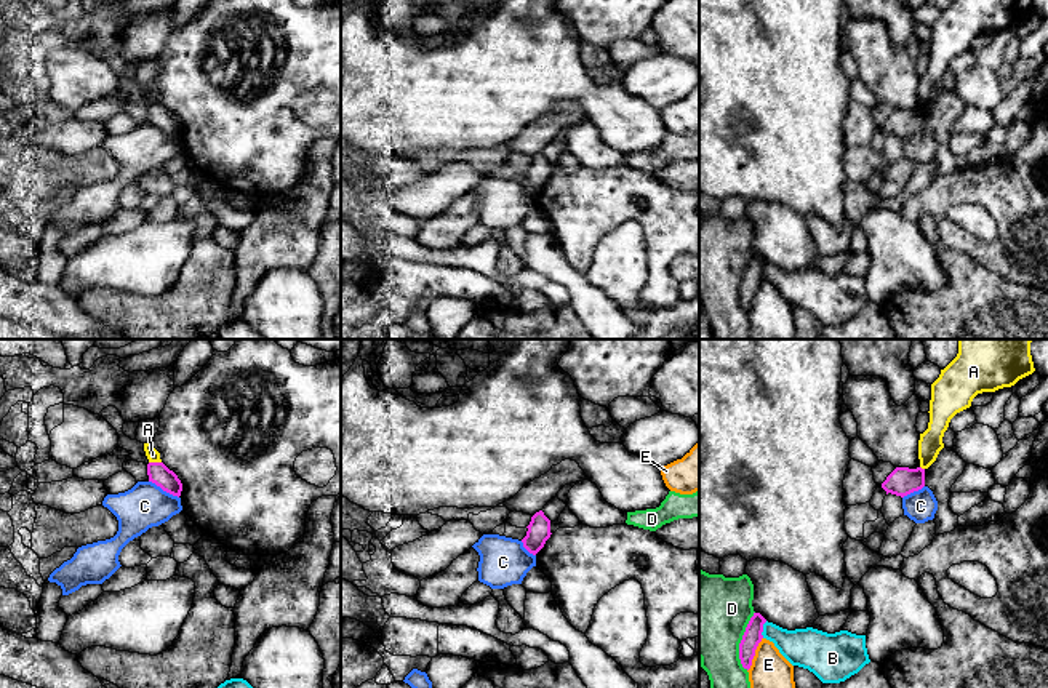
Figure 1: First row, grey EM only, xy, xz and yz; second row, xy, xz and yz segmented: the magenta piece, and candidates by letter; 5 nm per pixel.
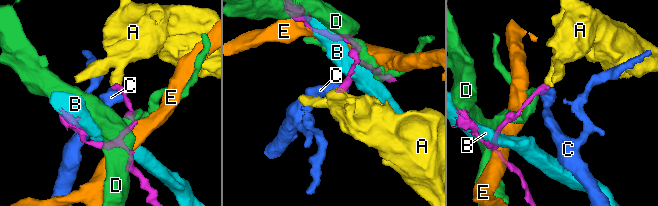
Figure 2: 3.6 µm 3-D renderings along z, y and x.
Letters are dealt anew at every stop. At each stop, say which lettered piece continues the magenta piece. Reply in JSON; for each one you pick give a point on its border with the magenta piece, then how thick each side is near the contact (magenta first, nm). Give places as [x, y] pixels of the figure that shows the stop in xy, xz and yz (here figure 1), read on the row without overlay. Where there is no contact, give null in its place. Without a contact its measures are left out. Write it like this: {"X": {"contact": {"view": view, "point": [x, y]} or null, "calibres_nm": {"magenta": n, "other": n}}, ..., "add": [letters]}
{"add": []}

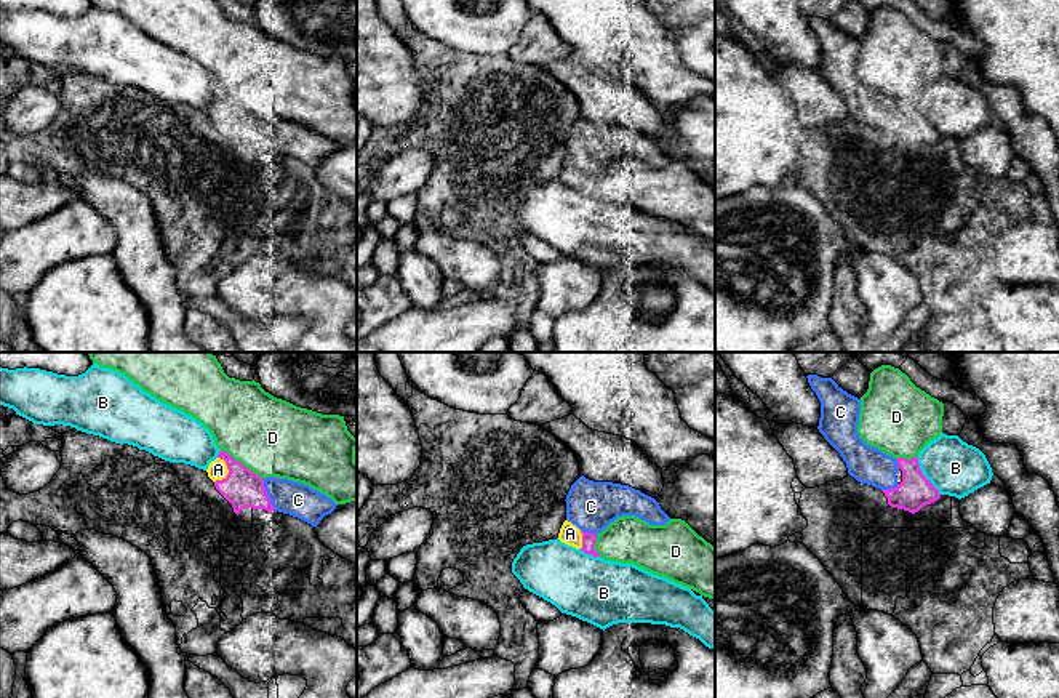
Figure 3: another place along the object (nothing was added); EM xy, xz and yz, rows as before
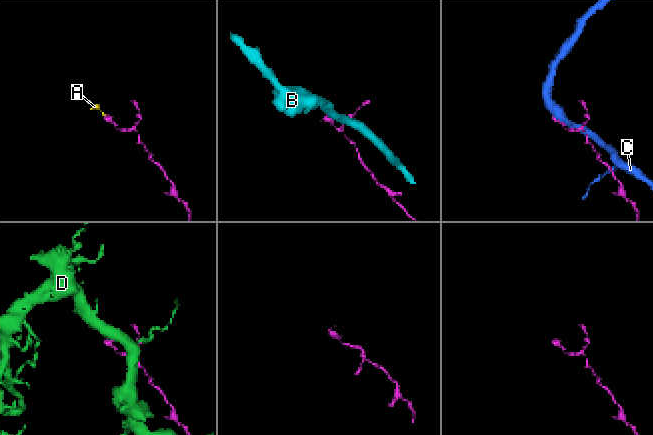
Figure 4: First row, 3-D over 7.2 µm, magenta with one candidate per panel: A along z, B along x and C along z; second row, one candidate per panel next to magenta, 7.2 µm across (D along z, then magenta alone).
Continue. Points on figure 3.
{"A": {"contact": {"view": "xy", "point": [229, 114]}, "calibres_nm": {"magenta": 190, "other": 100}}, "add": ["A"]}

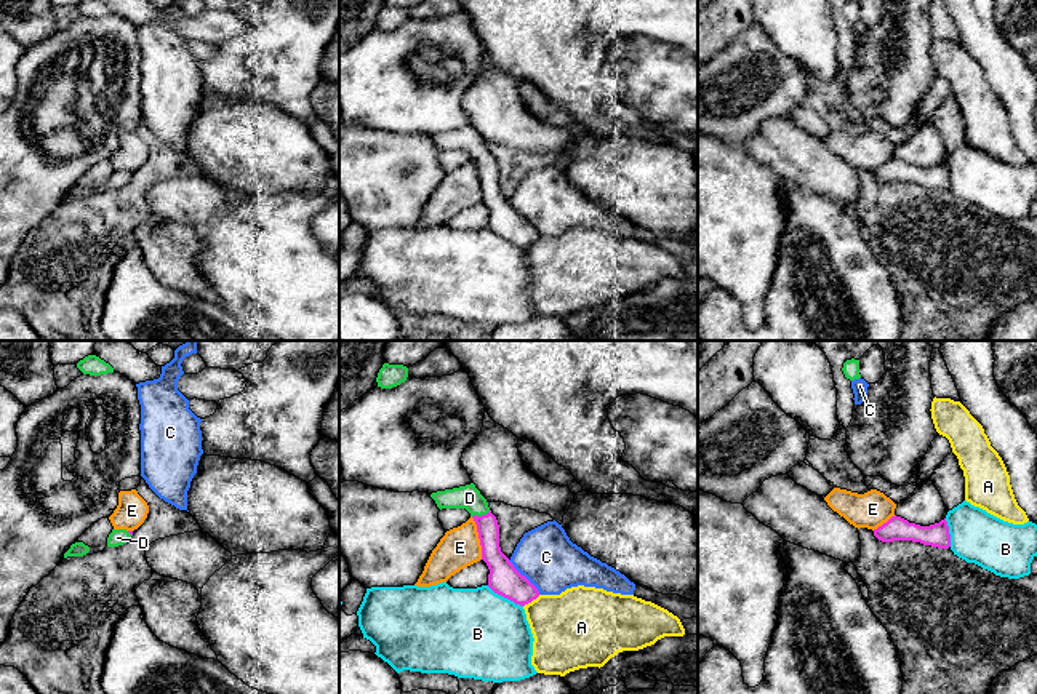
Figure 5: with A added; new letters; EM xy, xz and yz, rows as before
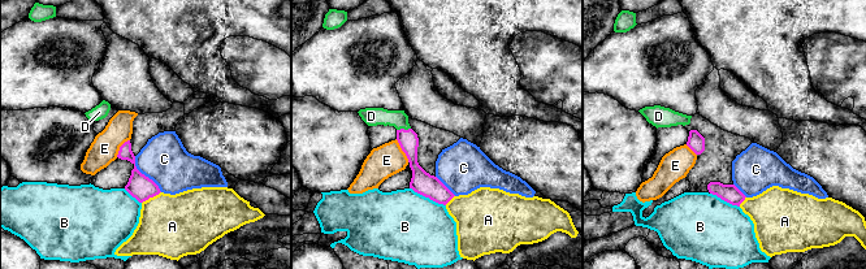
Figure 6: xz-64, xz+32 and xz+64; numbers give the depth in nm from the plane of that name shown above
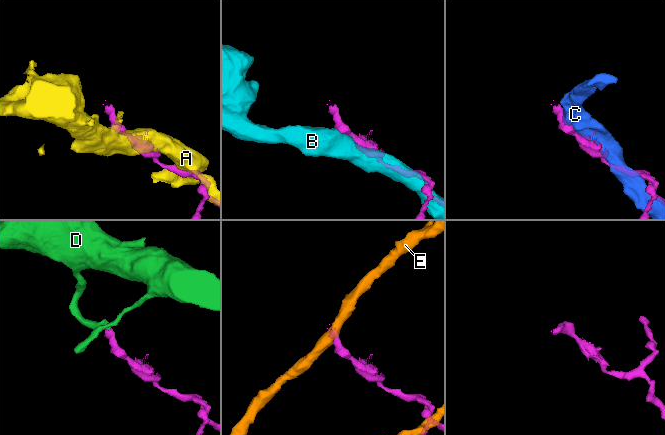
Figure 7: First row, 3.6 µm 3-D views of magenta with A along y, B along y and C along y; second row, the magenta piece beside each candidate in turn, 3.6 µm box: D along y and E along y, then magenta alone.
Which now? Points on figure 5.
{"D": {"contact": {"view": "xz", "point": [482, 157]}, "calibres_nm": {"magenta": 110, "other": 120}}, "add": ["D"]}

